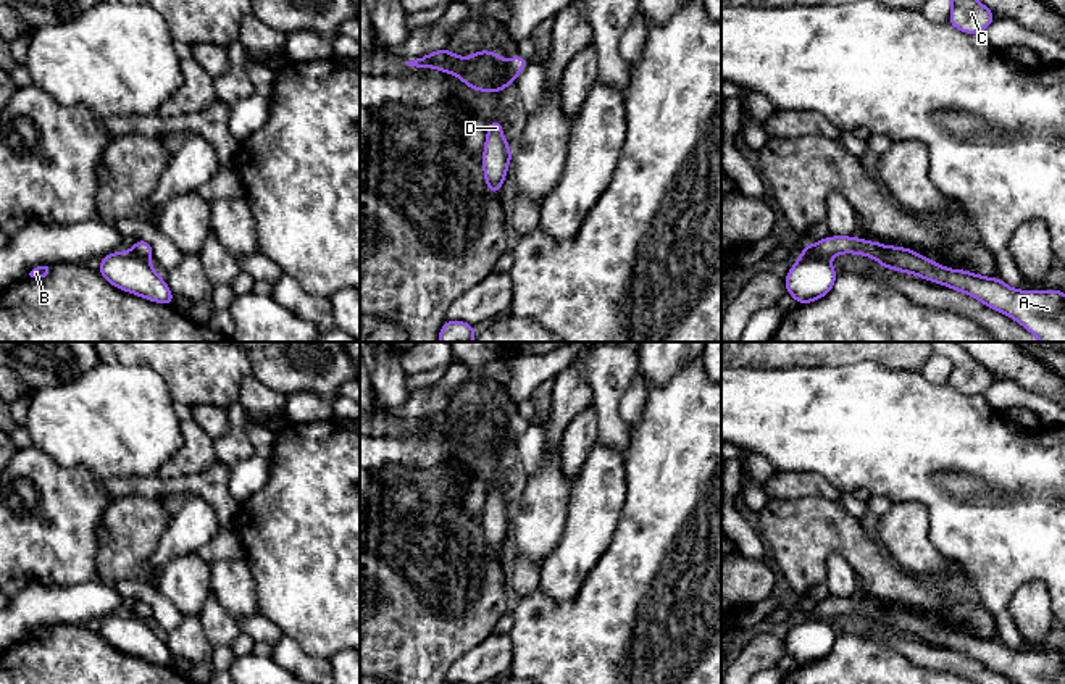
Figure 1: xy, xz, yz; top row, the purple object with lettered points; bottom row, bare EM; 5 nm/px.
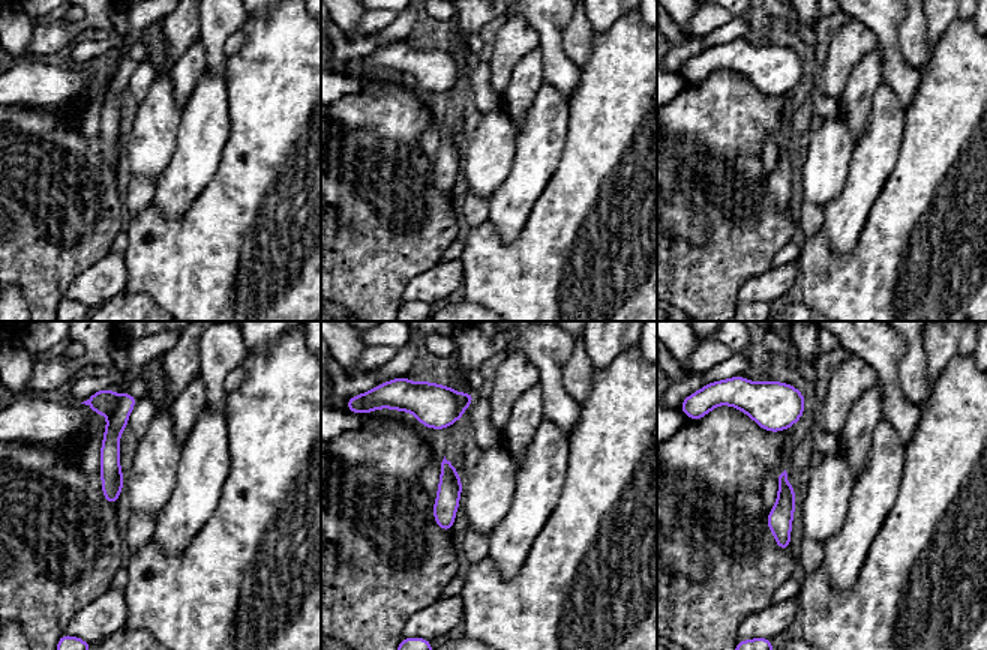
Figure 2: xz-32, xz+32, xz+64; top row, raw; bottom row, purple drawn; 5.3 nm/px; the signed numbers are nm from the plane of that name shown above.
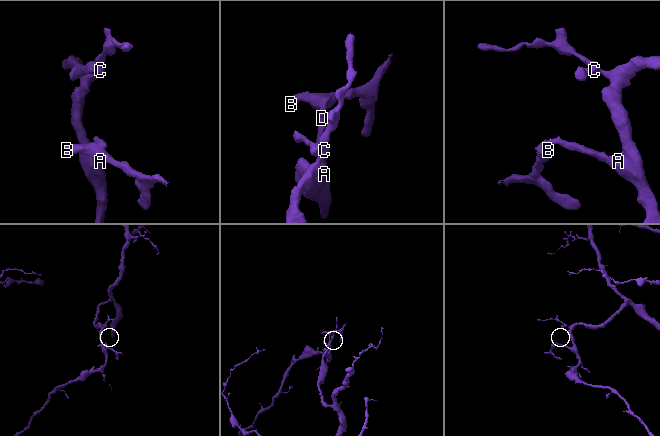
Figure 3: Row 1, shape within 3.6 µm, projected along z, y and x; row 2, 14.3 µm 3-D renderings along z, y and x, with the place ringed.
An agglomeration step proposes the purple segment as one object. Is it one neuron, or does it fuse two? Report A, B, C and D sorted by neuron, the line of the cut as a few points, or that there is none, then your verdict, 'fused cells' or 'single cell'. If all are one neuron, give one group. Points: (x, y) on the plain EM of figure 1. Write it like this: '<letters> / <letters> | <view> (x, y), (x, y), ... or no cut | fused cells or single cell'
A C D / B | yz (806, 615), (826, 620) | fused cells

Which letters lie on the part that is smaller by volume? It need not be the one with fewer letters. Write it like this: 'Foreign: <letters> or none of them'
Foreign: B

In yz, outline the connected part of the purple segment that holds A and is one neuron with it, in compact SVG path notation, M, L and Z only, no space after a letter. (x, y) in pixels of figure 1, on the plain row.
M828 597L815 607L807 603L802 613L823 619L839 615L873 618L883 629L921 637L926 642L965 653L1017 684L1065 684L1065 653L1062 652L1013 652L1002 640L983 639L965 631L949 631L905 608L888 608L854 597Z

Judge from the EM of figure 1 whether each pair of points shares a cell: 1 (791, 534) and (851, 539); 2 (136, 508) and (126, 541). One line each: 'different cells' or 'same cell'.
1: same cell
2: same cell

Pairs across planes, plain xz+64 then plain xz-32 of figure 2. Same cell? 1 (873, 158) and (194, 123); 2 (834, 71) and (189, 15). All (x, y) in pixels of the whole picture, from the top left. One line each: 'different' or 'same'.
1: same
2: same

